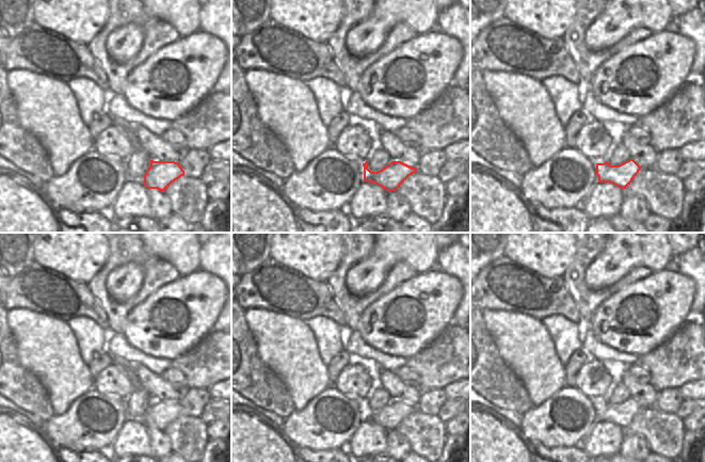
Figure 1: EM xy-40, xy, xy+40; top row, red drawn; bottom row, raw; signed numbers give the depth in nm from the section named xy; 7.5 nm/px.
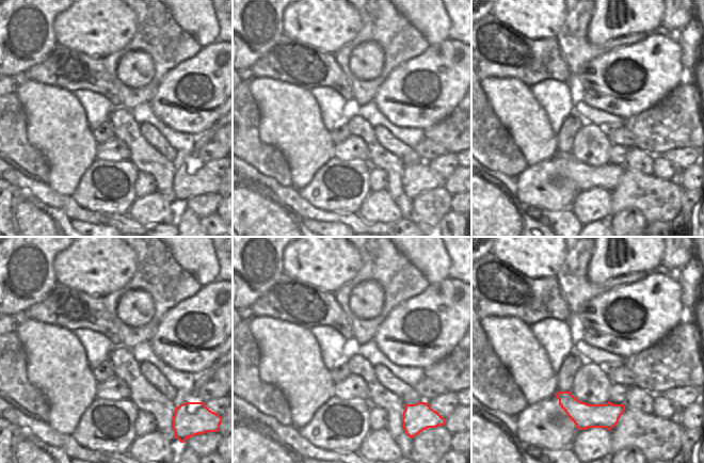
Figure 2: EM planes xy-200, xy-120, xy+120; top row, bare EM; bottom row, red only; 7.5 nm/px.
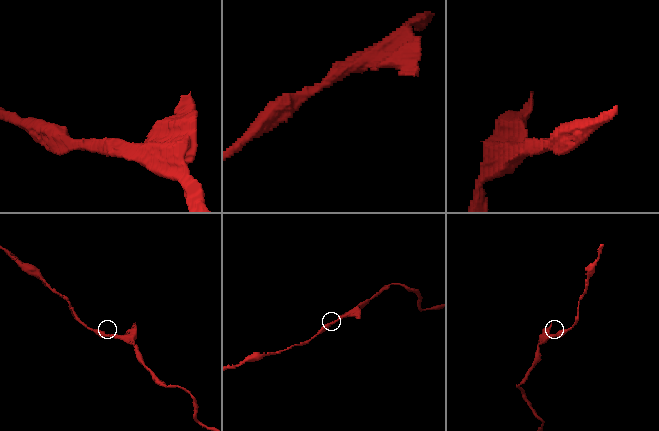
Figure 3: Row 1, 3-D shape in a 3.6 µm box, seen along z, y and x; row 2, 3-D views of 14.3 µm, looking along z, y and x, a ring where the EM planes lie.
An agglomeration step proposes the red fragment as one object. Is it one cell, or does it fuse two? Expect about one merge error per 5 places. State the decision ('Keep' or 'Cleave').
Keep.

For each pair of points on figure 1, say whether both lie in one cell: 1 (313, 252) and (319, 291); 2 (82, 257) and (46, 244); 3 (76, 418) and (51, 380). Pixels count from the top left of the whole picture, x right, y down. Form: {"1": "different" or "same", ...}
{"1": "different", "2": "same", "3": "different"}

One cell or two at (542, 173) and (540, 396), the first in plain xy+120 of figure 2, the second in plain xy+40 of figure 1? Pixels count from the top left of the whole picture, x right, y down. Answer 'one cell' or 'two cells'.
two cells

